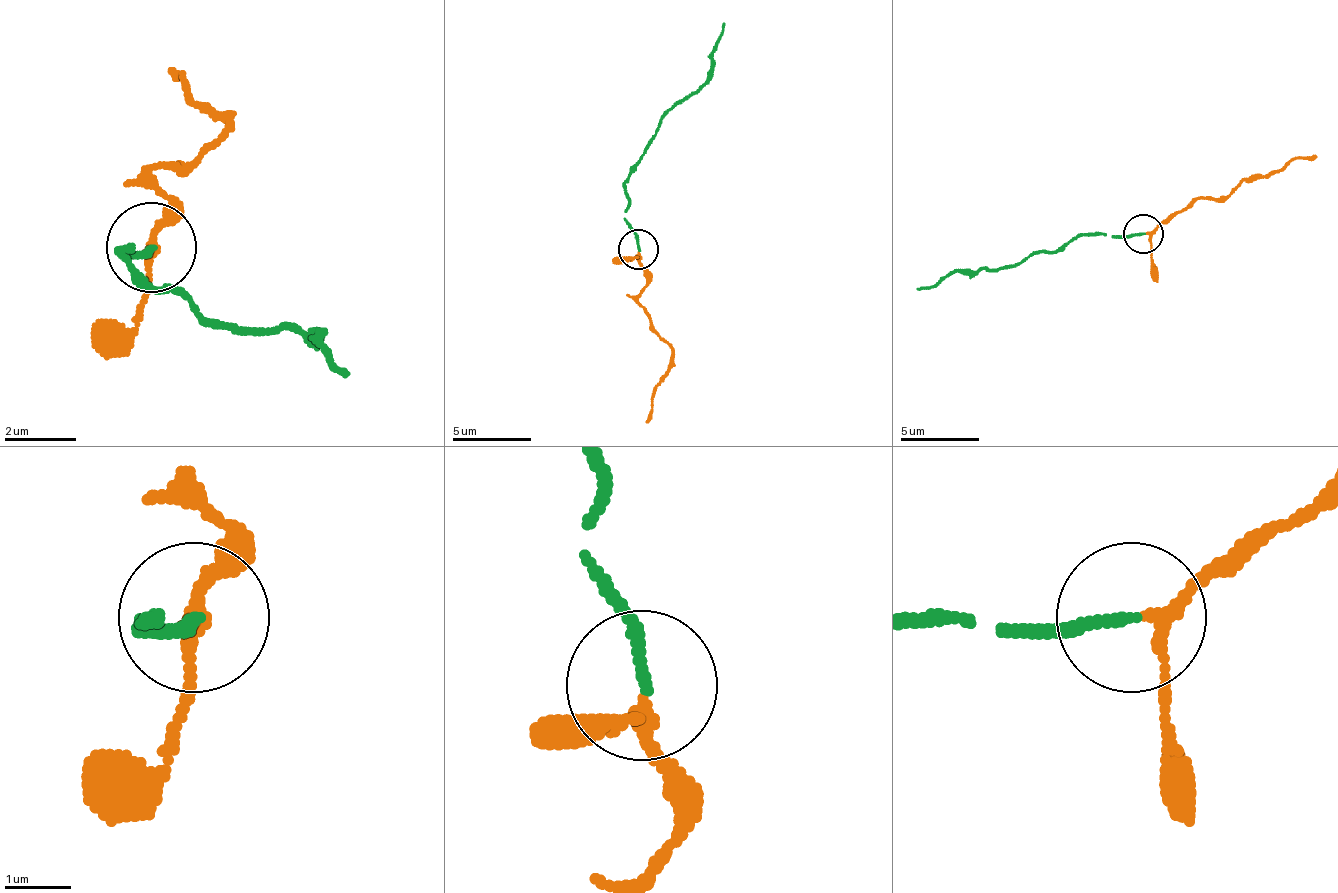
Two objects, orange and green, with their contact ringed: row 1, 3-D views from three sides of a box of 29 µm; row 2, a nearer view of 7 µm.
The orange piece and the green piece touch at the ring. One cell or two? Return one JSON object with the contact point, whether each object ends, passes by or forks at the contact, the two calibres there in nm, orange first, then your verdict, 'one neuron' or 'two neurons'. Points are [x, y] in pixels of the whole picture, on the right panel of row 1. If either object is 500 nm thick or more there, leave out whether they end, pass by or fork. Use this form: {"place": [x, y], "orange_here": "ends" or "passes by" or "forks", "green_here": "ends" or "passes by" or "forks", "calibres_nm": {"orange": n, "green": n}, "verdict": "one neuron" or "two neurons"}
{"place": [1143, 233], "orange_here": "passes by", "green_here": "ends", "calibres_nm": {"orange": 190, "green": 170}, "verdict": "one neuron"}

